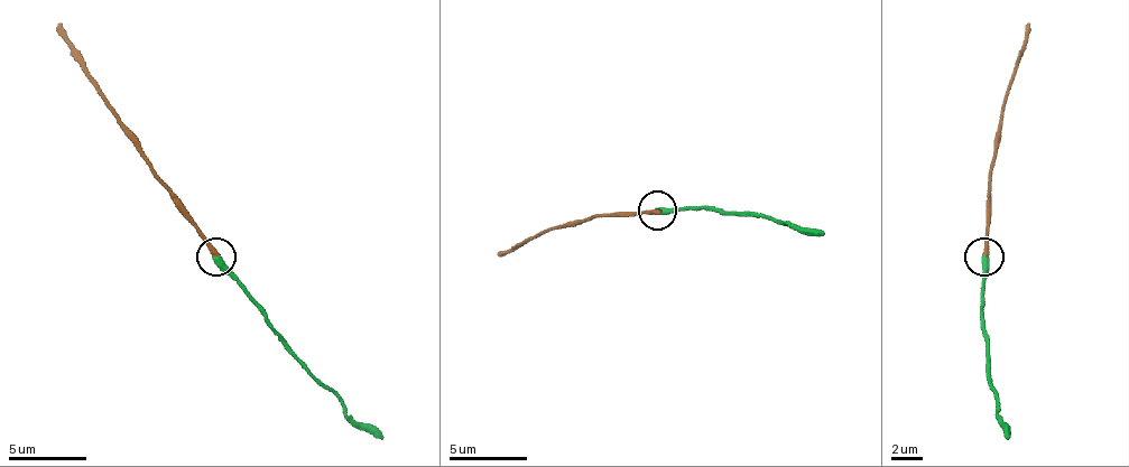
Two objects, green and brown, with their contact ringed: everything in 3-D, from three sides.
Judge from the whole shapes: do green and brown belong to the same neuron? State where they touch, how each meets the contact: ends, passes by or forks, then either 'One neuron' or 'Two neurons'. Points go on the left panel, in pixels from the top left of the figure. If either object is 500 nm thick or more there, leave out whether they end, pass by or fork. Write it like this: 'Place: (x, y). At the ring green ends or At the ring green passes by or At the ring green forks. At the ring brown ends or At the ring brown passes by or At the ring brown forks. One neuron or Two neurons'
Place: (216, 257). At the ring green ends. At the ring brown ends. One neuron

